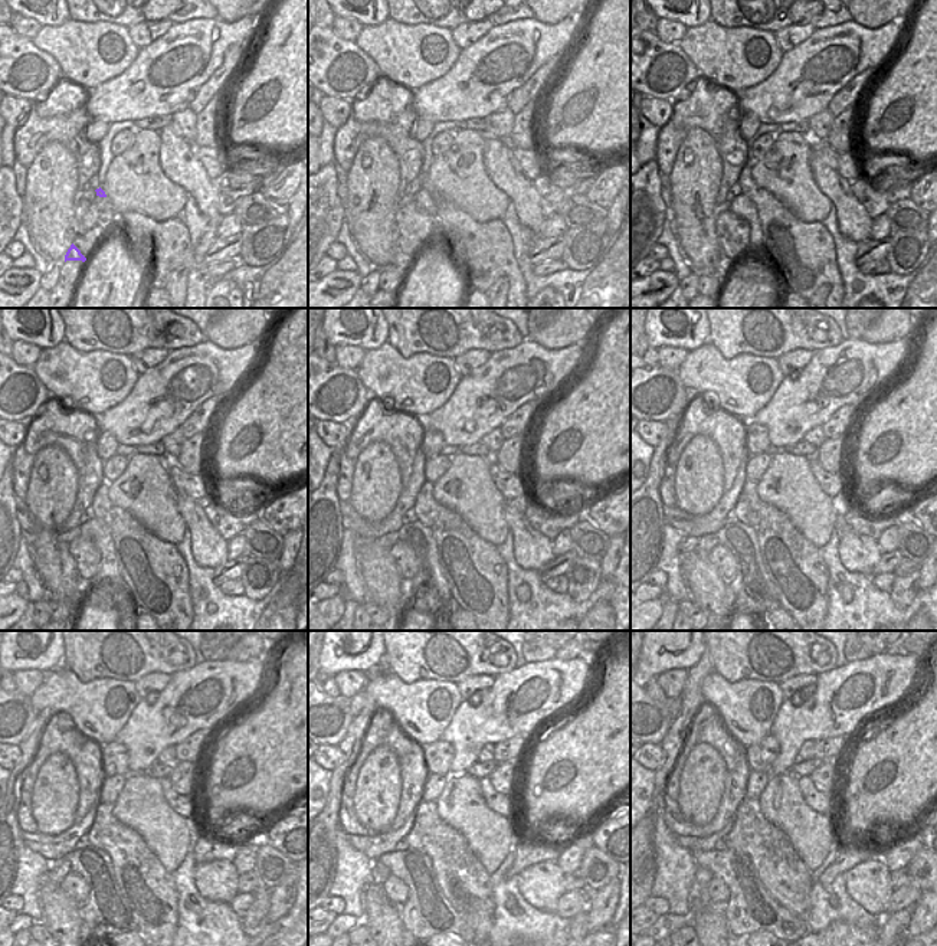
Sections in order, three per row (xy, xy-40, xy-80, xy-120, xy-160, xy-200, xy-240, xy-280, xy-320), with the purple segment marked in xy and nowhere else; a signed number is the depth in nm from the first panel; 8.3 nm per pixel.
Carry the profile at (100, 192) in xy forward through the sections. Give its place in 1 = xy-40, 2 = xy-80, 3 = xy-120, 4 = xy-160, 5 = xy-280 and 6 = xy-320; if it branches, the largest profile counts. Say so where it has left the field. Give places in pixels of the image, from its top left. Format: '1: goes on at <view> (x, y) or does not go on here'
1: goes on at xy-40 (423, 200)
2: goes on at xy-80 (740, 205)
3: goes on at xy-120 (95, 530)
4: goes on at xy-160 (429, 580)
5: goes on at xy-280 (426, 912)
6: goes on at xy-320 (750, 907)

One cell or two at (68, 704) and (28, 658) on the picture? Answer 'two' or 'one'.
two

